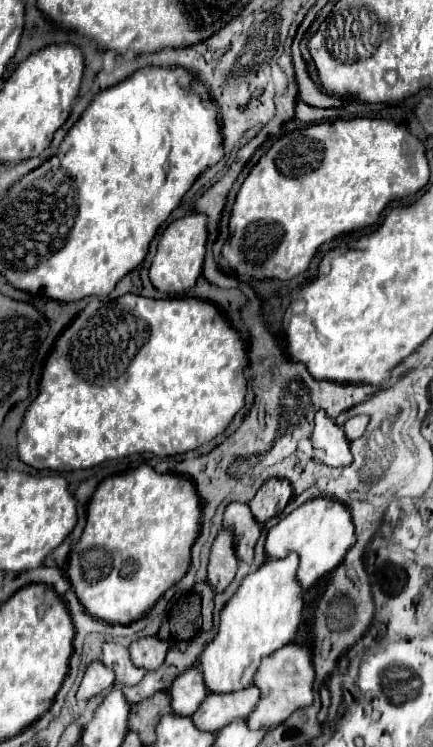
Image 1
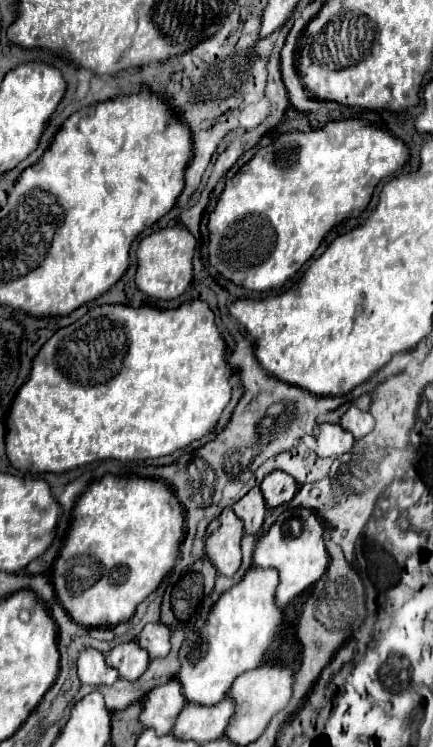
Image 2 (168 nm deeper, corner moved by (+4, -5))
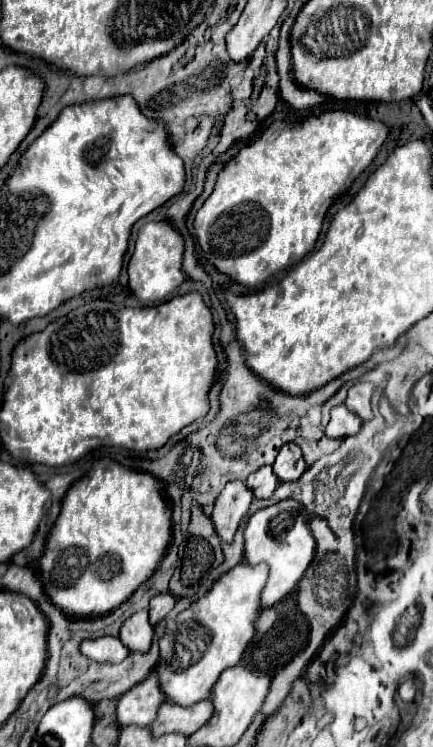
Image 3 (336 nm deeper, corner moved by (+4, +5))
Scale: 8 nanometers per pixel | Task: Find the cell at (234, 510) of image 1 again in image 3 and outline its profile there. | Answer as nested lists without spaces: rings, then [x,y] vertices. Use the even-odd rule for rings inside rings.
[[[262,466],[256,472],[252,472],[246,480],[246,484],[254,490],[256,498],[270,498],[280,484],[278,476],[272,472],[272,466]]]

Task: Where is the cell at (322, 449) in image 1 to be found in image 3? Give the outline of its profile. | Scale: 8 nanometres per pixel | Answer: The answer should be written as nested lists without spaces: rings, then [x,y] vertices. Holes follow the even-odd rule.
[[[340,404],[332,408],[332,418],[326,426],[326,434],[330,438],[346,438],[356,434],[360,426],[362,426],[362,420],[358,420],[358,414],[354,414],[354,410],[350,410],[348,406]]]

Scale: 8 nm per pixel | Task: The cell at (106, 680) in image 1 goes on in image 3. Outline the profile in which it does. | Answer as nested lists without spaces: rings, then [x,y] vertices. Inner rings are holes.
[[[100,636],[94,640],[82,642],[82,654],[96,662],[112,662],[118,664],[128,656],[128,648],[120,642],[118,636]]]

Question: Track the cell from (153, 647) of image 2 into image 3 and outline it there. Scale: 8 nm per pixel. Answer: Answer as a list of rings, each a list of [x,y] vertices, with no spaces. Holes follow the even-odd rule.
[[[162,592],[156,594],[150,600],[150,624],[158,624],[162,618],[166,618],[166,614],[174,608],[176,598],[170,592]]]

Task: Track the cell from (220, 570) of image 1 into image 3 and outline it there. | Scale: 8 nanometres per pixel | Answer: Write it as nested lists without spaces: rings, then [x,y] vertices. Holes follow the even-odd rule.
[[[242,480],[228,482],[226,488],[216,498],[212,522],[216,526],[218,536],[224,542],[232,542],[230,538],[234,538],[234,532],[236,532],[242,516],[248,512],[252,498],[254,498],[254,492]]]

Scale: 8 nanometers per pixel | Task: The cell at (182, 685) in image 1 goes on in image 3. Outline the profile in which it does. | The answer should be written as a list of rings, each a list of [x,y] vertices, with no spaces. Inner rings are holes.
[[[150,672],[146,680],[132,686],[116,704],[116,722],[120,726],[150,726],[164,702],[162,690],[158,686],[158,676]]]

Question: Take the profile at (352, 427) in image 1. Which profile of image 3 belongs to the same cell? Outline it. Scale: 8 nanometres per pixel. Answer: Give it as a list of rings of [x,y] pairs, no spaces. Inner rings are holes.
[[[356,382],[348,390],[346,406],[356,410],[362,420],[372,420],[374,418],[374,414],[372,414],[372,394],[374,394],[374,386],[370,382]]]

